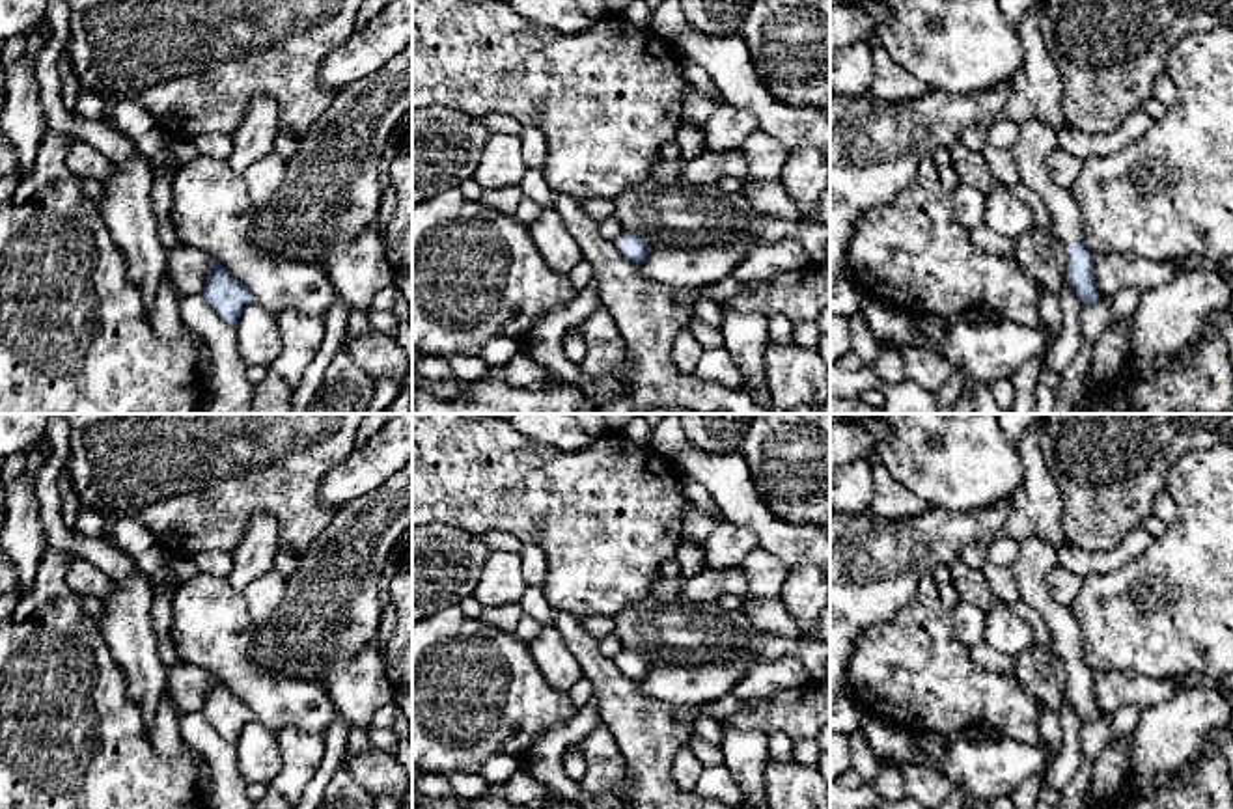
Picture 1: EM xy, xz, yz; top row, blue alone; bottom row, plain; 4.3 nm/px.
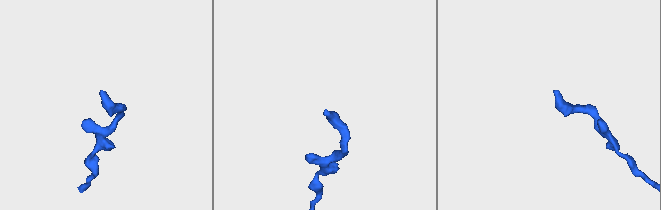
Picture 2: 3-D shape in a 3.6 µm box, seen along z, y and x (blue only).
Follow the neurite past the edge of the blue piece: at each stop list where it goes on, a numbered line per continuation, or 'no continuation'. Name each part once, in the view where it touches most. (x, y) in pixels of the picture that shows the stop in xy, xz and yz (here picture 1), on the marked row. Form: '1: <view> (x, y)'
1: yz (1038, 140)

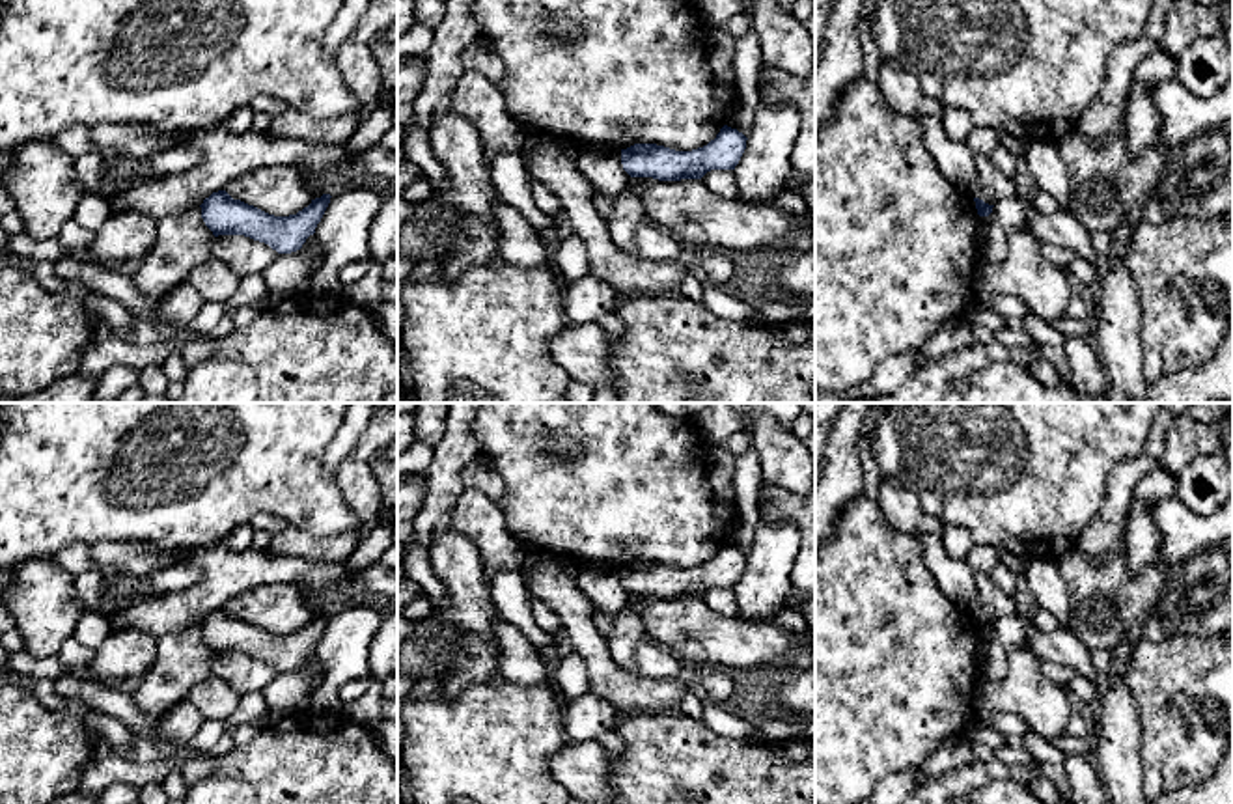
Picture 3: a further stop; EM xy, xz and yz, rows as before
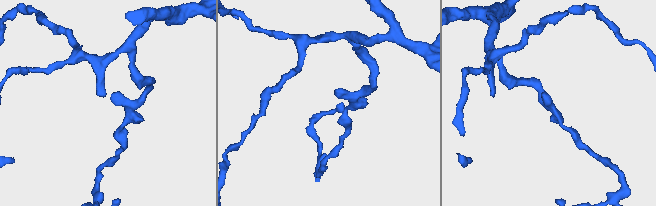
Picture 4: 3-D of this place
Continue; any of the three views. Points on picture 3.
no continuation

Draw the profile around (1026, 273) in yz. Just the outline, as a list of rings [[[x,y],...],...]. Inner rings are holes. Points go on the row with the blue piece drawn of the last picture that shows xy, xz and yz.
[[[1024,226],[1009,235],[1000,265],[977,265],[974,287],[977,298],[1015,295],[1032,315],[1052,325],[1073,297],[1067,274],[1041,254],[1041,241]]]

